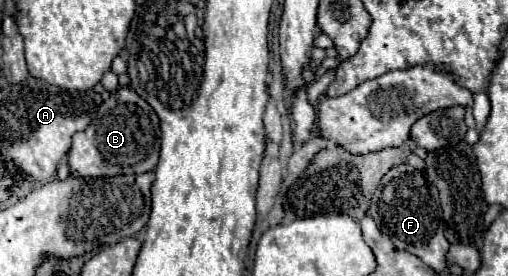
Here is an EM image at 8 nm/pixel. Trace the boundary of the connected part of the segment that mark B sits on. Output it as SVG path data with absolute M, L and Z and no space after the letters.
M119 87L111 93L109 101L101 103L101 107L97 109L97 117L89 123L89 127L83 133L73 135L73 145L67 163L71 175L79 175L81 179L145 173L145 171L153 171L159 161L159 143L161 143L161 129L153 107L145 99L141 99L131 87Z

